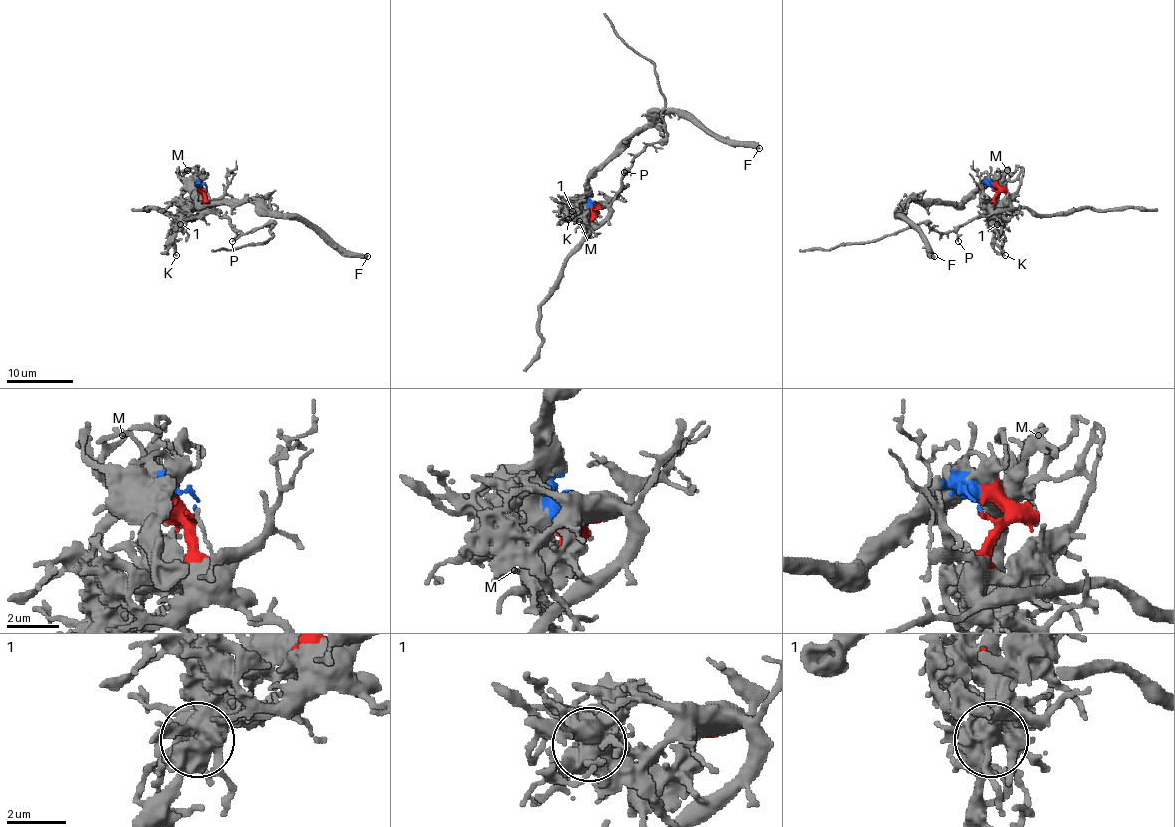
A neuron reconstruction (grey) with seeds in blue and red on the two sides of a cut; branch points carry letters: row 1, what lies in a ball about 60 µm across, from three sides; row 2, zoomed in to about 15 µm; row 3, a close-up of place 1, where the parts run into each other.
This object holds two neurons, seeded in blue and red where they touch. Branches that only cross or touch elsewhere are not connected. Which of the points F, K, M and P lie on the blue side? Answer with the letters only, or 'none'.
F, K, M

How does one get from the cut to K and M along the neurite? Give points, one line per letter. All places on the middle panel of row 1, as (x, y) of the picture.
K: (597, 206), (596, 202), (587, 202), (577, 211), (565, 209), (569, 219)
M: (597, 206), (590, 202), (574, 216), (579, 221)

